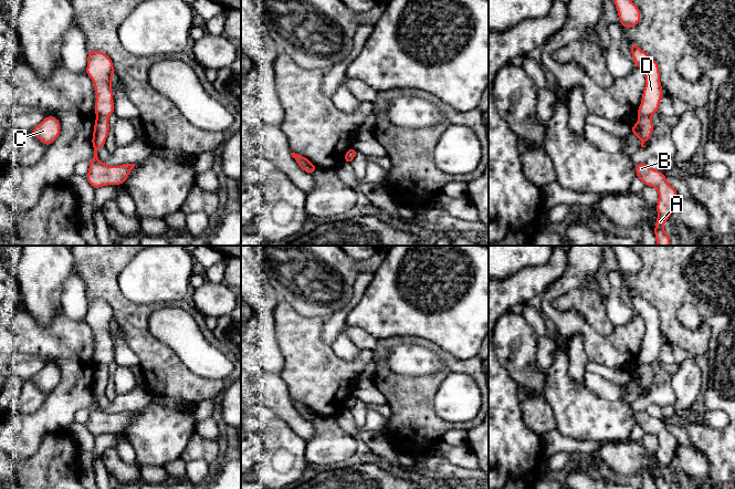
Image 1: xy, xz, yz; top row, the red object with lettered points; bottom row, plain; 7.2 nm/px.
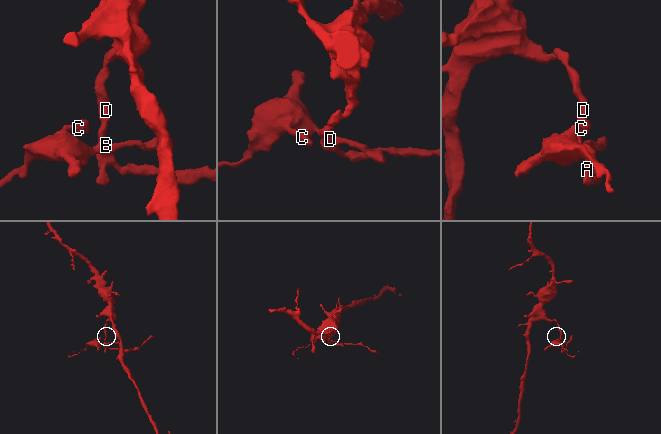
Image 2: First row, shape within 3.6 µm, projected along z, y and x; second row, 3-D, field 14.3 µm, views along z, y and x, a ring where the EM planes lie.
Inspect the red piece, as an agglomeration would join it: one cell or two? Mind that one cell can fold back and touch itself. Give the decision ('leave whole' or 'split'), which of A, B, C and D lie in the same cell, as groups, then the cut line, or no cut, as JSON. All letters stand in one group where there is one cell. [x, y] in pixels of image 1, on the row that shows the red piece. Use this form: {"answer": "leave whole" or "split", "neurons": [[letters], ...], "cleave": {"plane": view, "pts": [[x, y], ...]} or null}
{"answer": "split", "neurons": [["A", "B", "C"], ["D"]], "cleave": {"plane": "xy", "pts": [[97, 115], [107, 117]]}}

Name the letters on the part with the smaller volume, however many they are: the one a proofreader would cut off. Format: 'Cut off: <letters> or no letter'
Cut off: A, B, C

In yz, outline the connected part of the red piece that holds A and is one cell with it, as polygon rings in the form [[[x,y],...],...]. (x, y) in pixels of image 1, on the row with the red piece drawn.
[[[636,163],[636,174],[645,186],[654,187],[659,193],[657,223],[654,225],[654,236],[657,246],[670,246],[670,233],[663,229],[663,225],[675,209],[679,199],[674,187],[668,183],[664,173],[649,167],[645,163]]]

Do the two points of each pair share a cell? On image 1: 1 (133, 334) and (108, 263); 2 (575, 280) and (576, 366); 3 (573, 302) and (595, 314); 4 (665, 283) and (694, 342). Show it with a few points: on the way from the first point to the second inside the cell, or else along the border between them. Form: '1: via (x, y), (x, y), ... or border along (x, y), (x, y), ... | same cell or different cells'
1: via (129, 316), (108, 290), (108, 281) | same cell
2: border along (569, 337), (576, 334), (581, 337), (588, 357) | different cells
3: via (578, 302), (583, 302), (589, 309) | same cell
4: via (668, 299), (668, 319), (679, 331) | same cell

